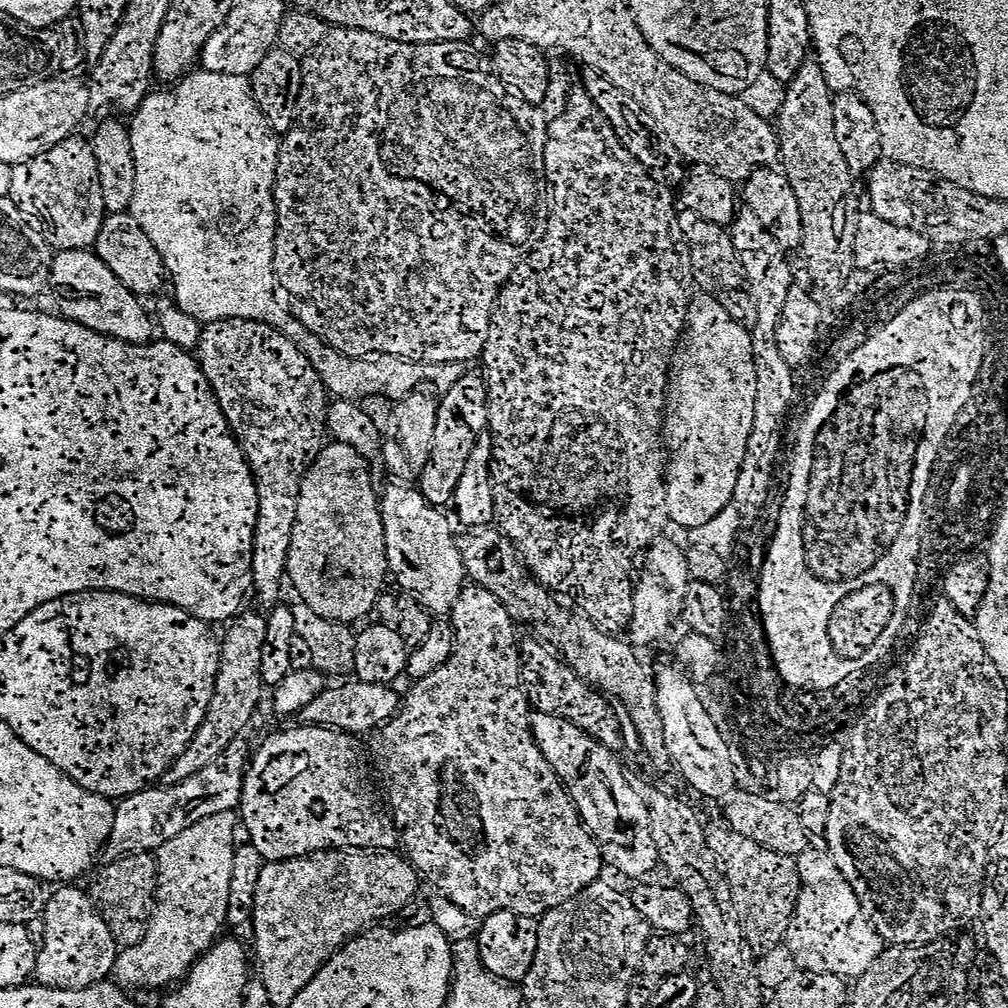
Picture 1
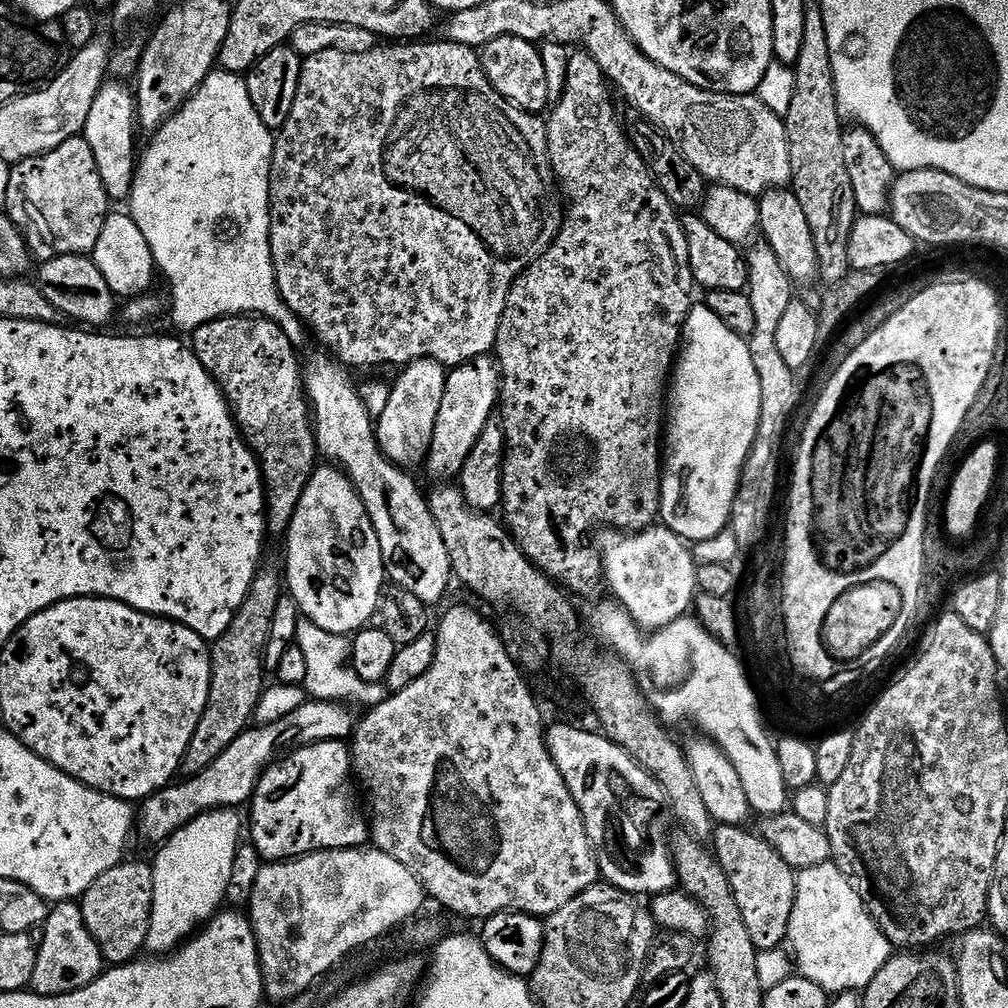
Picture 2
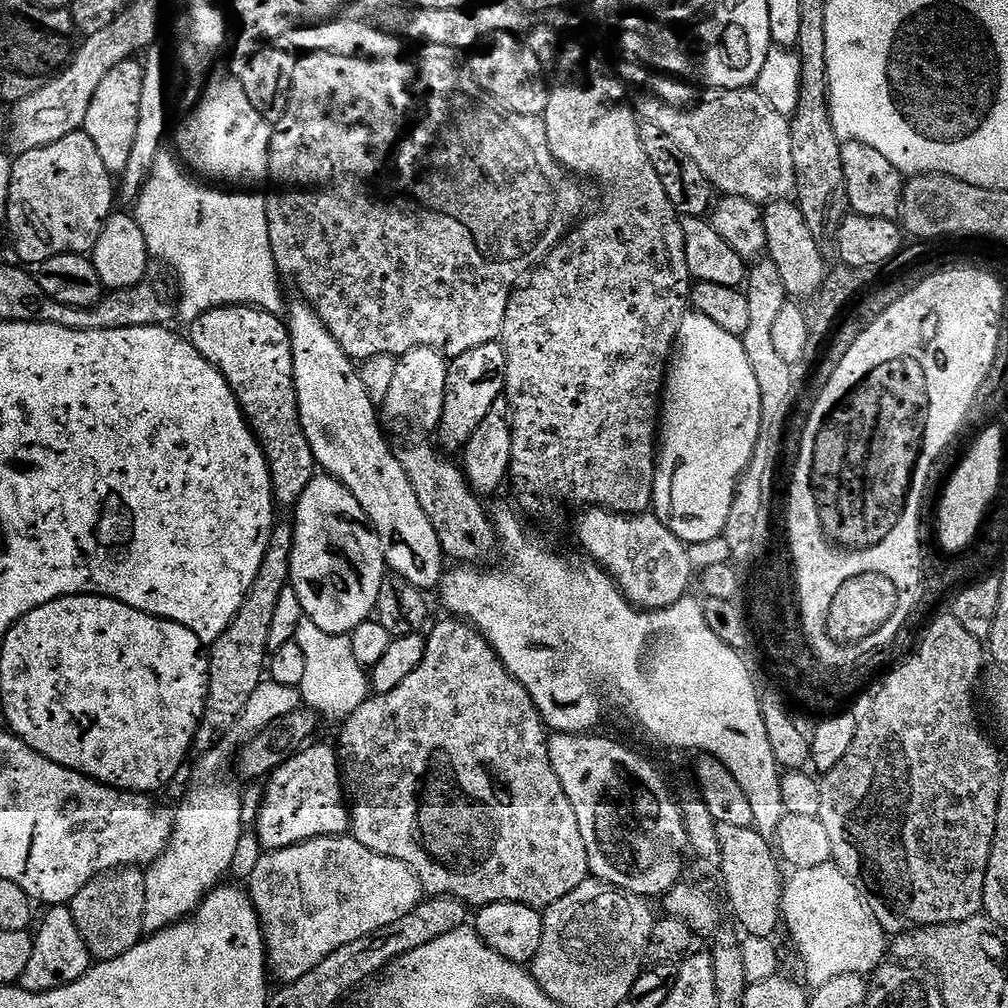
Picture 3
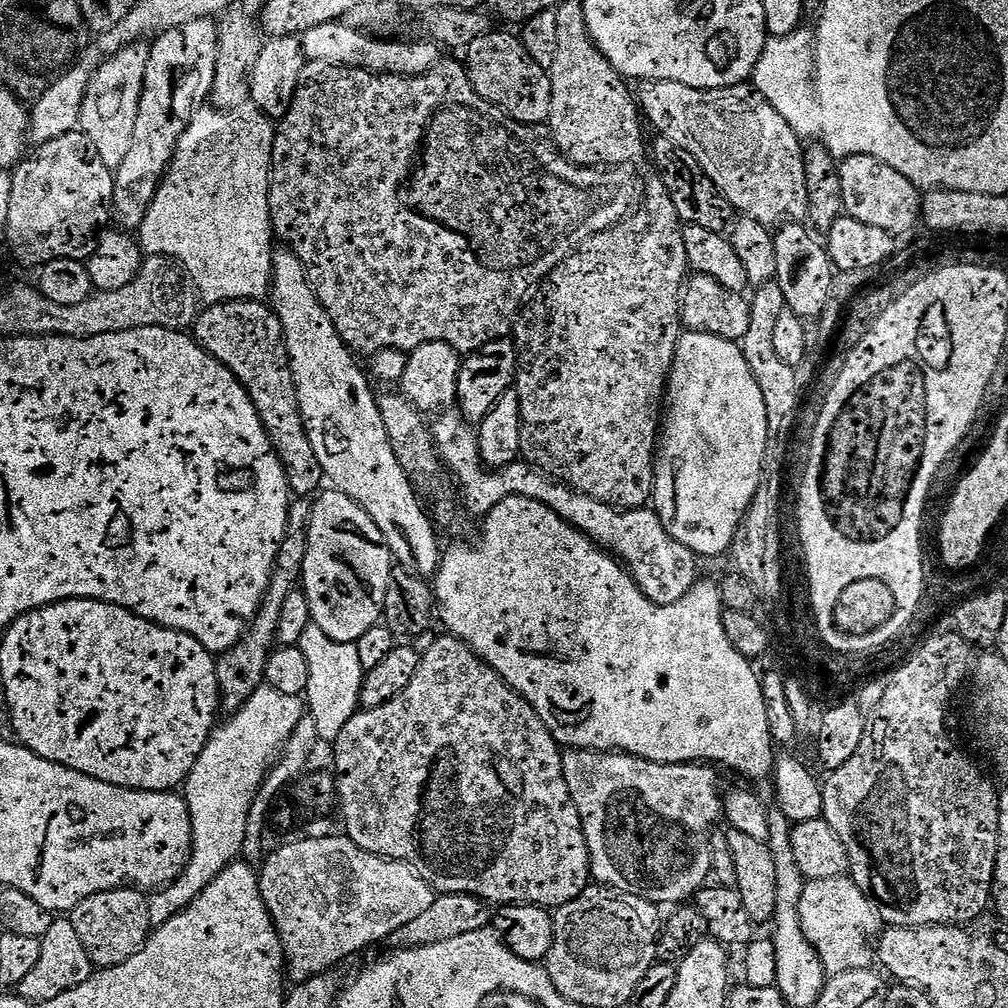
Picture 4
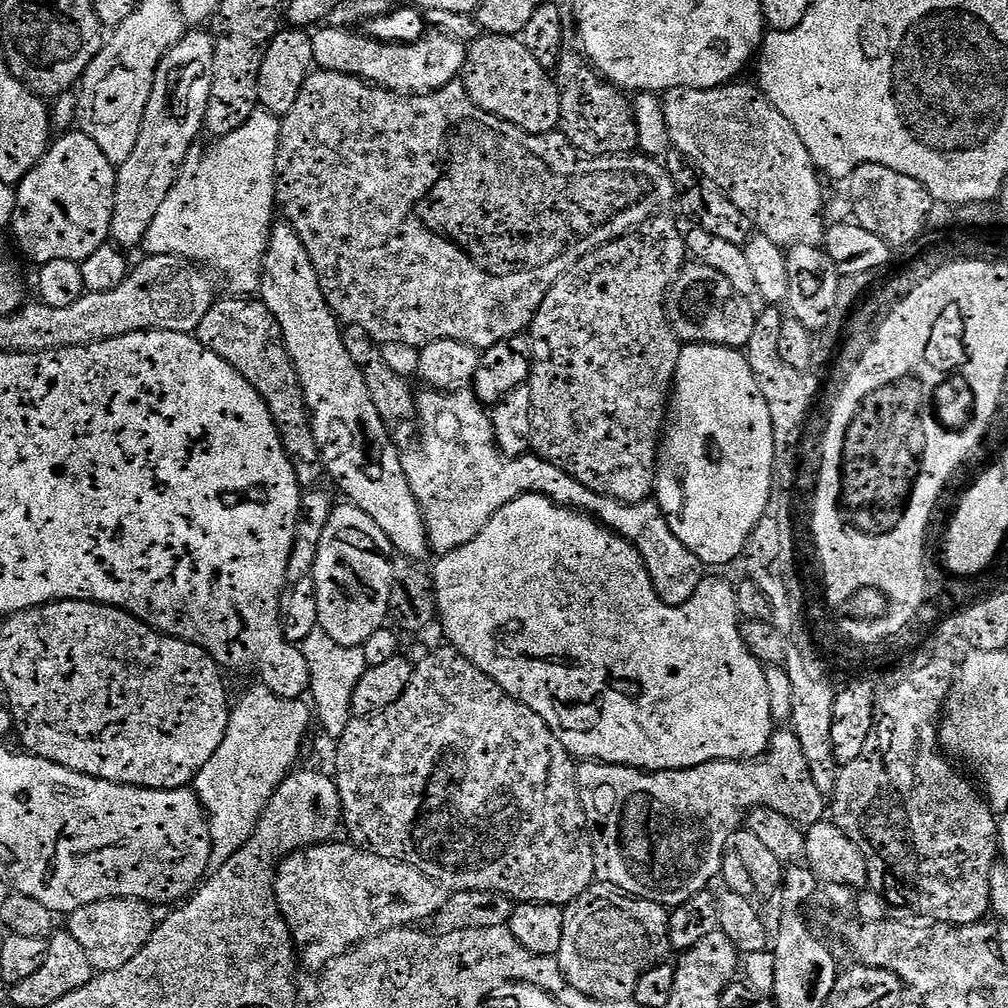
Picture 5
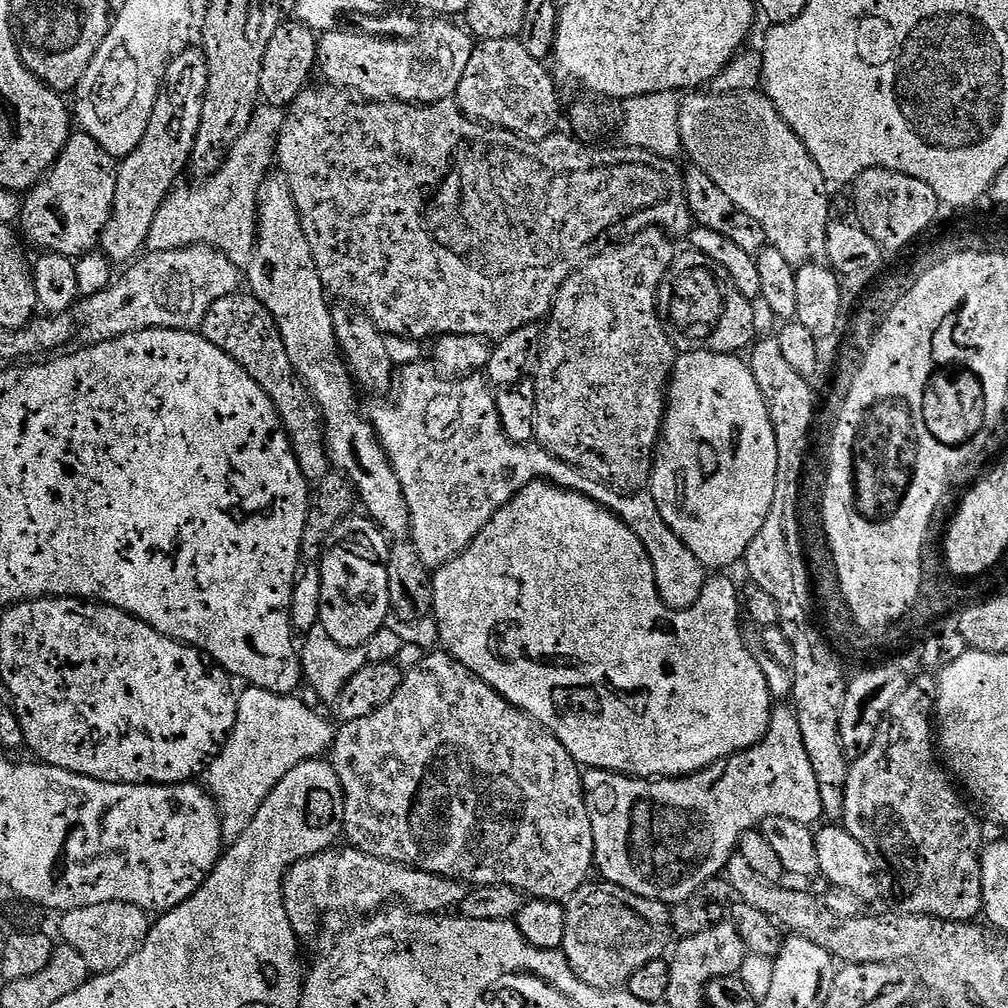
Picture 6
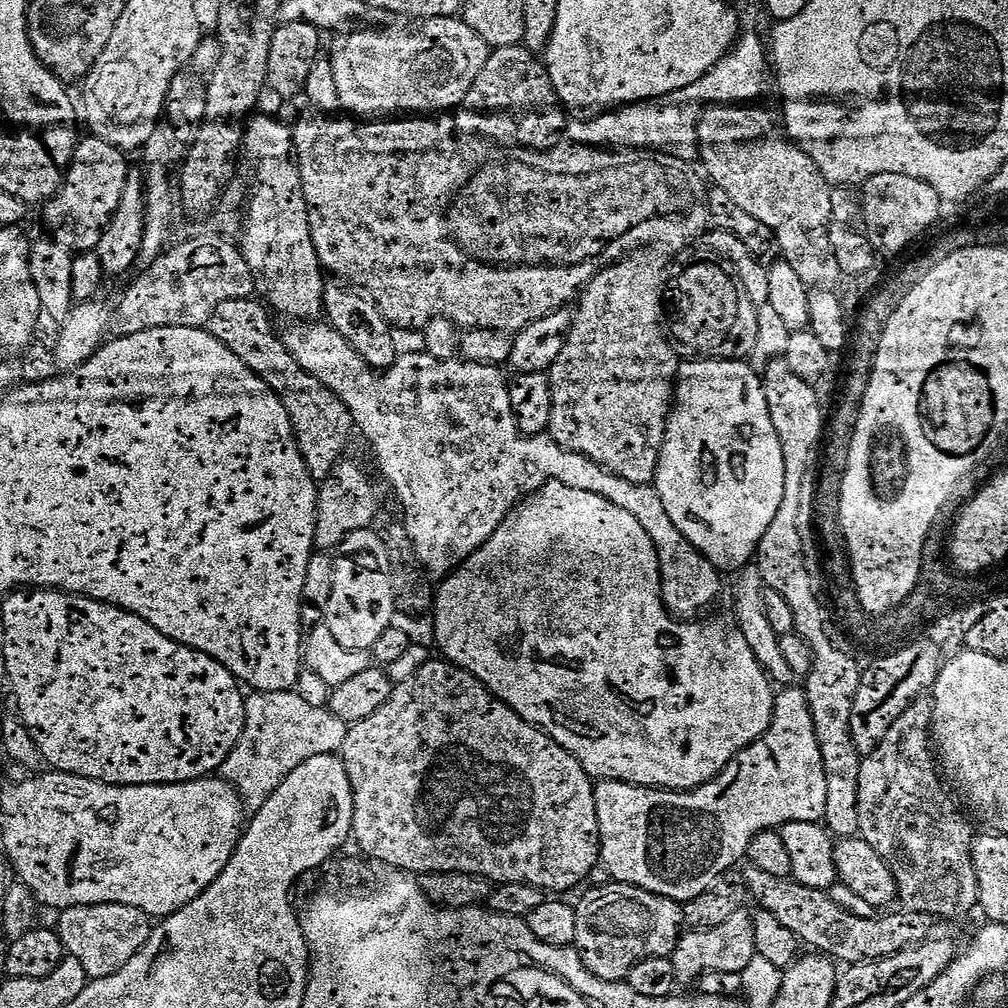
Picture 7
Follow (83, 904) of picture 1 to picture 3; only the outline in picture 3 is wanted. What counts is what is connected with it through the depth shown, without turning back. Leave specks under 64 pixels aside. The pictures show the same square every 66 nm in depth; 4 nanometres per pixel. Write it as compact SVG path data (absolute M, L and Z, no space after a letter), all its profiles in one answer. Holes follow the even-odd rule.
M52 906L45 912L48 913L44 921L39 921L34 932L34 955L30 958L30 966L26 966L26 974L22 974L19 982L19 987L28 992L53 992L55 988L78 982L94 963L94 957L80 933L80 926L72 917L71 907Z

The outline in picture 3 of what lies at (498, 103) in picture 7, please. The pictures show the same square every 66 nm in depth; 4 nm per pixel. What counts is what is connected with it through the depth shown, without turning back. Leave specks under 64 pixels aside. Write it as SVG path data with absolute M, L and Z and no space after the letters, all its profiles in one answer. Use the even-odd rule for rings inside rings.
M495 35L476 54L472 64L470 60L470 71L482 90L491 94L509 112L543 117L548 105L550 80L544 77L547 76L546 70L542 62L538 62L534 50L530 50L519 35Z

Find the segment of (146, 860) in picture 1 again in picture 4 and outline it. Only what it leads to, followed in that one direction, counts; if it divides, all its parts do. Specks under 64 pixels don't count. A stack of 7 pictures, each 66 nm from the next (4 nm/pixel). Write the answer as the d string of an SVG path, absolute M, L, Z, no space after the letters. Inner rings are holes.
M125 886L91 895L83 900L81 907L72 910L72 924L97 969L113 968L128 961L145 943L152 930L148 901L141 889ZM87 922L90 926L85 926Z

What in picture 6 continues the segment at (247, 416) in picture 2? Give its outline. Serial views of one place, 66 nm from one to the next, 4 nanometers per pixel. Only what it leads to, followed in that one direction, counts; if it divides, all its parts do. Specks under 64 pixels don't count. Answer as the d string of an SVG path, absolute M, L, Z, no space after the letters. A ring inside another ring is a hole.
M237 294L218 298L210 306L202 325L202 335L218 350L222 350L274 402L274 406L280 415L280 421L284 423L284 431L287 432L292 442L292 453L296 456L298 466L302 474L309 482L317 482L330 473L330 461L328 449L324 447L324 425L320 419L320 407L316 404L310 389L304 385L294 366L290 362L290 354L286 354L286 346L282 342L282 334L266 306L258 302L251 294Z

